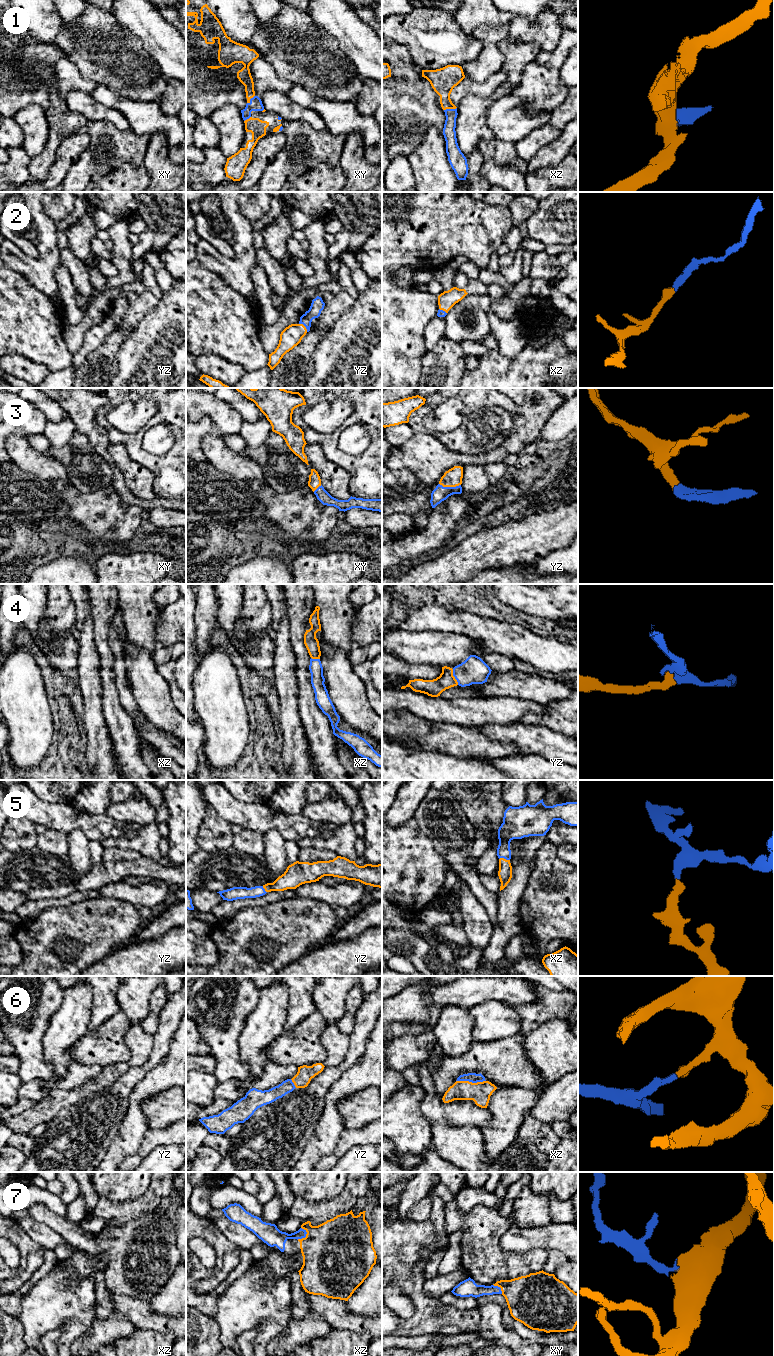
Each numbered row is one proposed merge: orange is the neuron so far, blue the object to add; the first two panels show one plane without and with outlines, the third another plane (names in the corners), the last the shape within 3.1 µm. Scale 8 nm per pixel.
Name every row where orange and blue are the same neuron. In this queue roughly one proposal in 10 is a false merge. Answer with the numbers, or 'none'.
1, 2, 3, 4, 5, 6, 7

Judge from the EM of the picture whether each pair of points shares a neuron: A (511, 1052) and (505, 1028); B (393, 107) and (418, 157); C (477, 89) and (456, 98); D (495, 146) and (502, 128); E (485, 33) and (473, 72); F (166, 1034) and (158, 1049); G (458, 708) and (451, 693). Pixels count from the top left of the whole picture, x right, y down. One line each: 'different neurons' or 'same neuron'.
A: different neurons
B: different neurons
C: same neuron
D: different neurons
E: same neuron
F: same neuron
G: different neurons

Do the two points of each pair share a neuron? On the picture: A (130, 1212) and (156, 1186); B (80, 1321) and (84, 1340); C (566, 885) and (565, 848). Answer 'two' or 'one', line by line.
A: one
B: two
C: two

